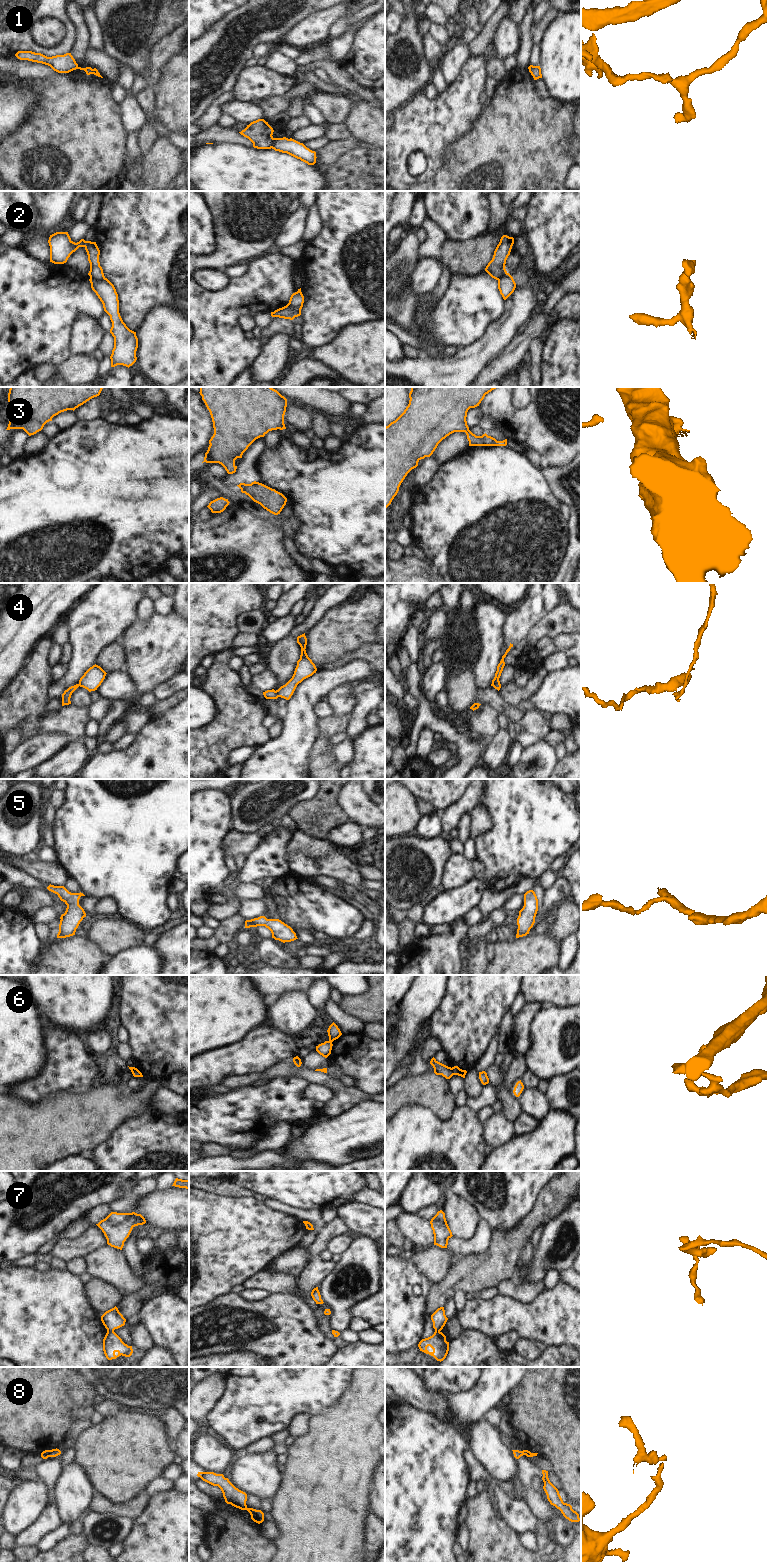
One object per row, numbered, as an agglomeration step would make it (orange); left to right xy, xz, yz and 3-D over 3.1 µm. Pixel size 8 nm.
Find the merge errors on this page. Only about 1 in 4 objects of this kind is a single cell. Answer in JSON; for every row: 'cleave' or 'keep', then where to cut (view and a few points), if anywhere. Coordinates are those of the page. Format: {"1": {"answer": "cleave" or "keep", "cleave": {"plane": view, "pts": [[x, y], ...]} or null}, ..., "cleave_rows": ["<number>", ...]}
{"1": {"answer": "cleave", "cleave": {"plane": "xz", "pts": [[274, 138], [271, 147]]}}, "2": {"answer": "cleave", "cleave": {"plane": "xz", "pts": [[302, 303], [296, 306], [287, 304]]}}, "3": {"answer": "keep", "cleave": null}, "4": {"answer": "cleave", "cleave": {"plane": "xz", "pts": [[275, 691], [278, 696]]}}, "5": {"answer": "keep", "cleave": null}, "6": {"answer": "cleave", "cleave": {"plane": "yz", "pts": [[451, 1068], [454, 1074]]}}, "7": {"answer": "cleave", "cleave": {"plane": "xy", "pts": [[107, 1330], [113, 1331]]}}, "8": {"answer": "cleave", "cleave": {"plane": "xy", "pts": [[50, 1450], [47, 1456]]}}, "cleave_rows": ["1", "2", "4", "6", "7", "8"]}

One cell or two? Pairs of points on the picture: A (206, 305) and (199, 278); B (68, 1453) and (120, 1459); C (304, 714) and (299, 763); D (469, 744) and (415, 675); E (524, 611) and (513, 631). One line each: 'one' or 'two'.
A: two
B: two
C: one
D: one
E: one

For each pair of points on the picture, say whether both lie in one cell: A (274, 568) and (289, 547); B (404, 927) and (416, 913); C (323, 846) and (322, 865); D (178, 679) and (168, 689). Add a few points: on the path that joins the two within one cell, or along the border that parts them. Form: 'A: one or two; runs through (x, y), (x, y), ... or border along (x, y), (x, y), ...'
A: two; border along (280, 529), (282, 531), (283, 550), (301, 569)
B: two; border along (416, 923), (404, 917), (398, 924)
C: two; border along (332, 846), (323, 856), (316, 858), (299, 851)
D: one; runs through (176, 681), (170, 687)

